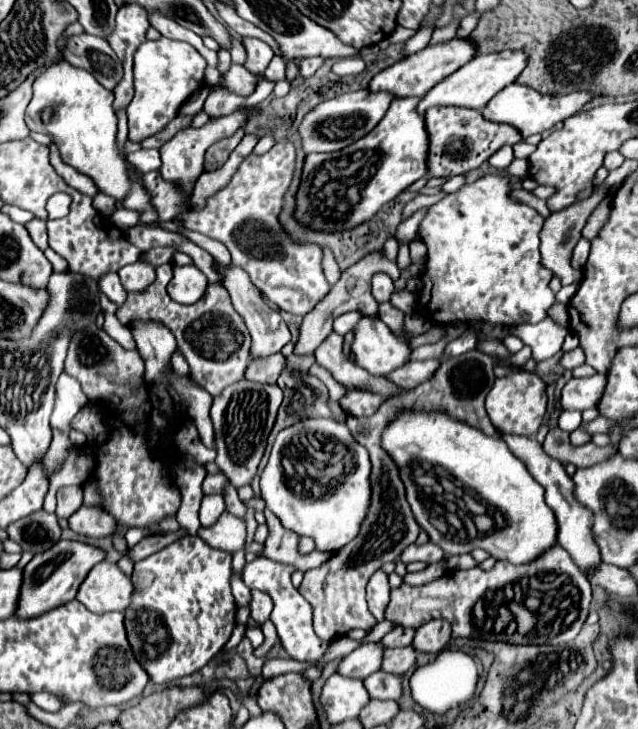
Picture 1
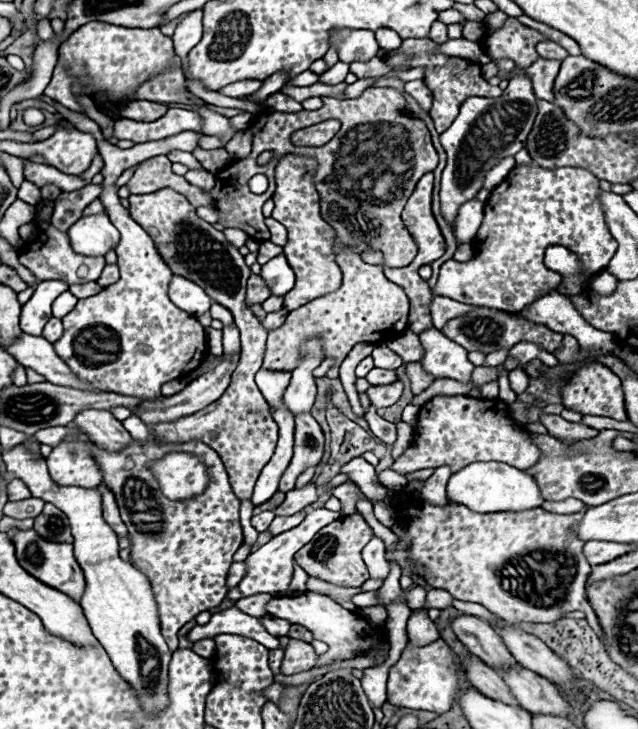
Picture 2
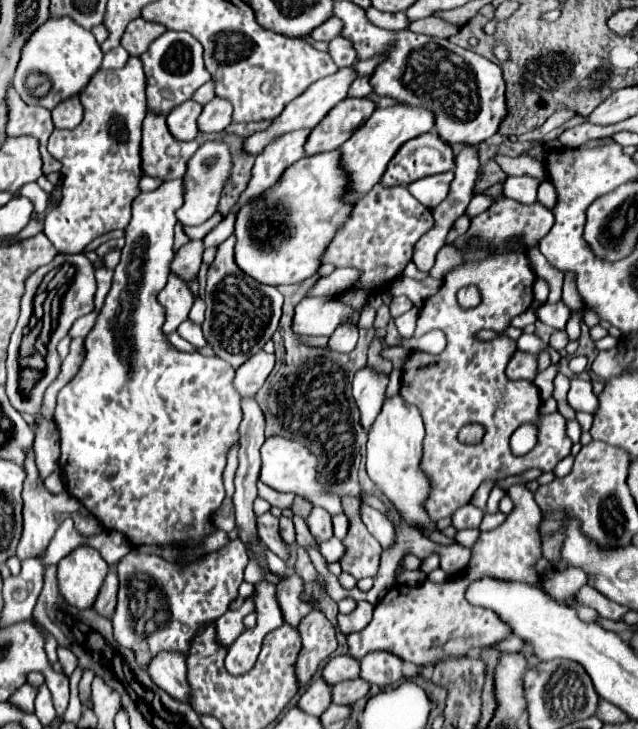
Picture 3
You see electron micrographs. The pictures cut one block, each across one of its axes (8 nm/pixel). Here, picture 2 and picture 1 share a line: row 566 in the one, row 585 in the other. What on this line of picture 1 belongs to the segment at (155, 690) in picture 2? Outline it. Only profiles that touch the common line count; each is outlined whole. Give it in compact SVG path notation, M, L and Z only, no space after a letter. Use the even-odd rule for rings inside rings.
M110 562L96 564L80 588L76 598L94 614L124 612L134 594L130 576L126 576L118 564Z

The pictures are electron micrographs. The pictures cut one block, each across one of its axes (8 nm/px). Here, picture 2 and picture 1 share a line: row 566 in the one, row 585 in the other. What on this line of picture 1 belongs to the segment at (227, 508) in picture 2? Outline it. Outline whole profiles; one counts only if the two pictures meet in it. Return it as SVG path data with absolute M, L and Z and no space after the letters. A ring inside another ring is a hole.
M184 536L136 562L134 568L136 596L124 614L136 660L156 684L198 672L224 648L236 624L236 604L230 592L230 554L210 548L198 536Z

